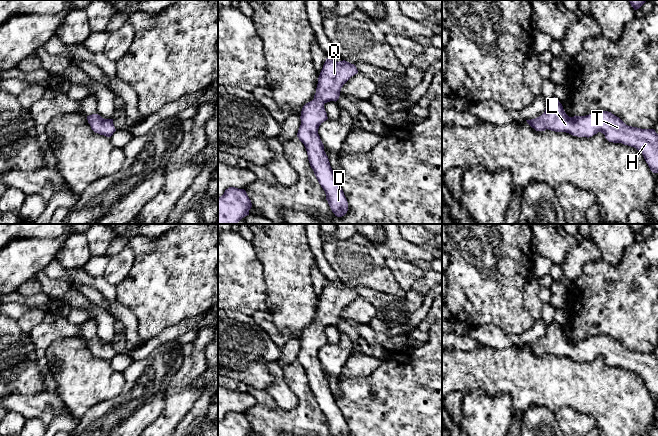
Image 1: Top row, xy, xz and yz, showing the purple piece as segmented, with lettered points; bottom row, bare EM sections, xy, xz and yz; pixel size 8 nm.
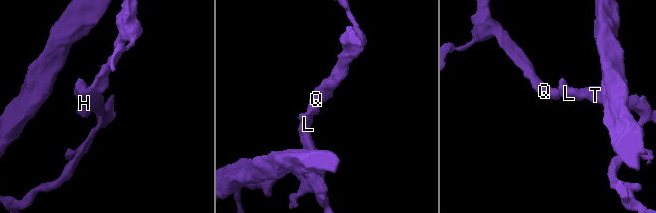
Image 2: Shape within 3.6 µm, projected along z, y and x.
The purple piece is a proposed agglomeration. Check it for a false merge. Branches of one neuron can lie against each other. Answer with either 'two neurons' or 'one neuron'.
one neuron

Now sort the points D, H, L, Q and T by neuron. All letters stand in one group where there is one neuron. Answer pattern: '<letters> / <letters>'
D H L Q T

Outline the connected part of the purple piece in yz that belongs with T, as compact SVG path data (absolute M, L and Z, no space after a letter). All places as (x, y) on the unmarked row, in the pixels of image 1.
M554 321L547 327L541 340L526 345L536 355L548 353L587 362L601 356L609 366L636 372L642 377L650 394L658 397L658 358L655 354L628 350L611 336L600 335L586 340L569 341Z

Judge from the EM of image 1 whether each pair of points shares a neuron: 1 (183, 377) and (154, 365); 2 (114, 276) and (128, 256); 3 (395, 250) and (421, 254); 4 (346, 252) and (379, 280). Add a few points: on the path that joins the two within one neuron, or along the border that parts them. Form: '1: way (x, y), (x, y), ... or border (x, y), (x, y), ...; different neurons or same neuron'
1: border (184, 358), (181, 367), (167, 388), (166, 396); different neurons
2: way (118, 271), (127, 261); same neuron
3: way (401, 250), (415, 253); same neuron
4: way (354, 260), (371, 272); same neuron

